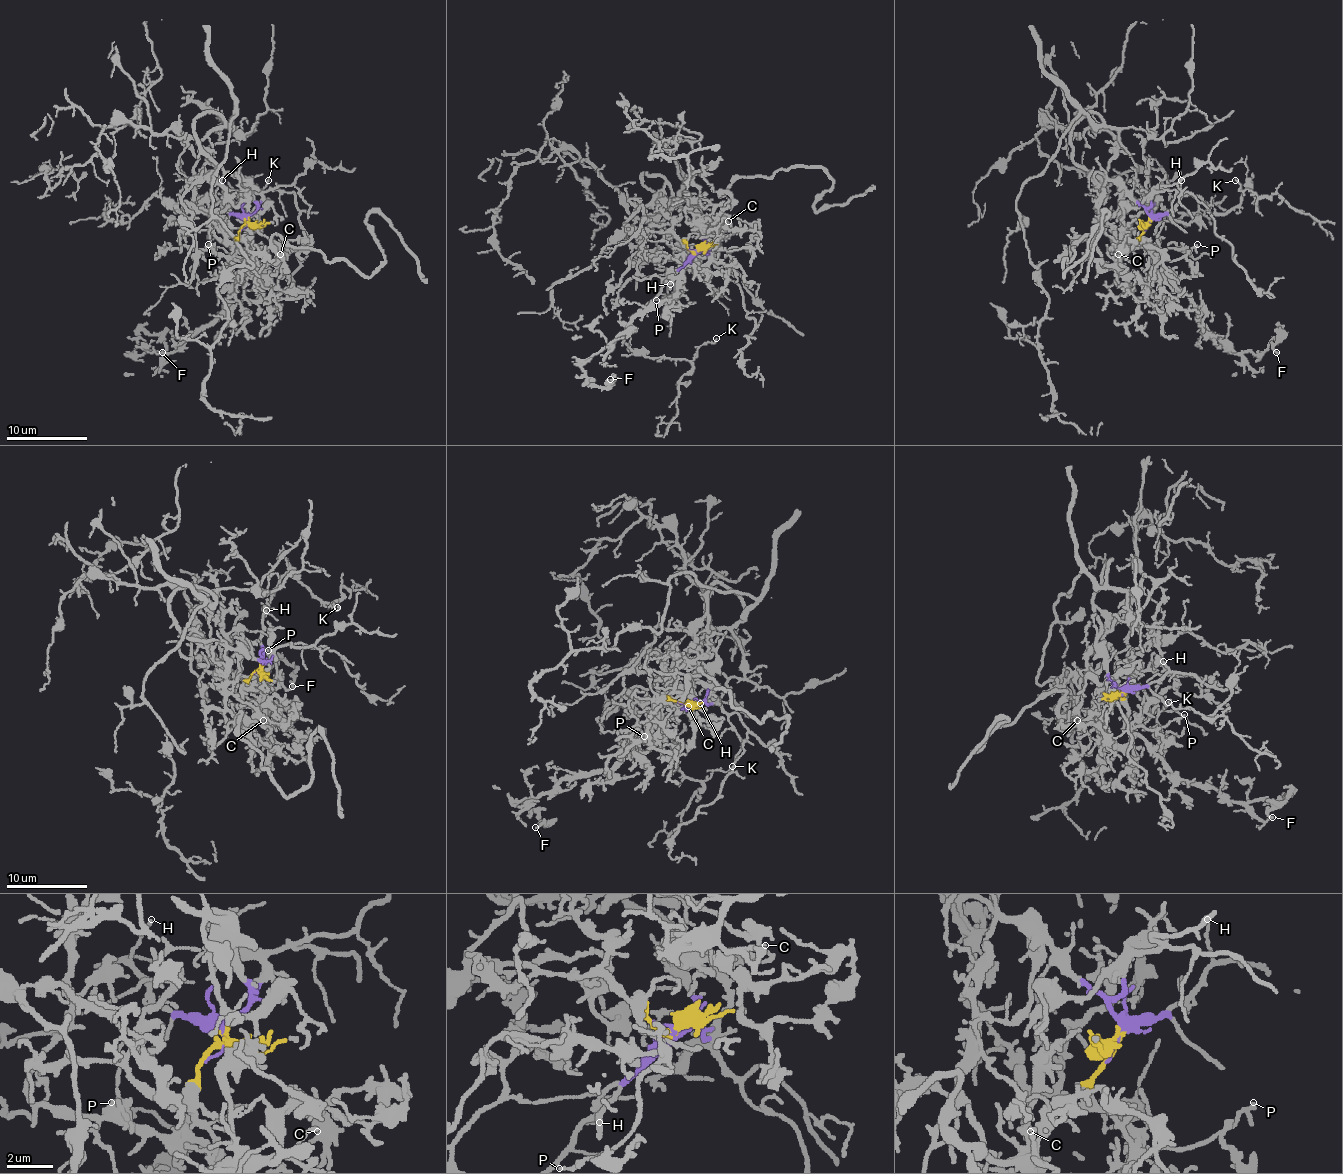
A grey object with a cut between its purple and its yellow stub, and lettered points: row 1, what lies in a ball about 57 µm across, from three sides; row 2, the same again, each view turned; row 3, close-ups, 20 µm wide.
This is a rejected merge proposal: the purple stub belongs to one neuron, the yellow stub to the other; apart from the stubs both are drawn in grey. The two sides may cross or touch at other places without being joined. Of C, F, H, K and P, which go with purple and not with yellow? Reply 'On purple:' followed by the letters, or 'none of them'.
On purple: H, K

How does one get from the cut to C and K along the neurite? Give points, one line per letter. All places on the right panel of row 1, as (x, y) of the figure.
C: (1149, 220), (1141, 236), (1141, 246), (1153, 258), (1161, 274), (1143, 284), (1121, 270), (1119, 254)
K: (1149, 220), (1183, 195), (1225, 214), (1248, 187), (1256, 205), (1236, 179)

